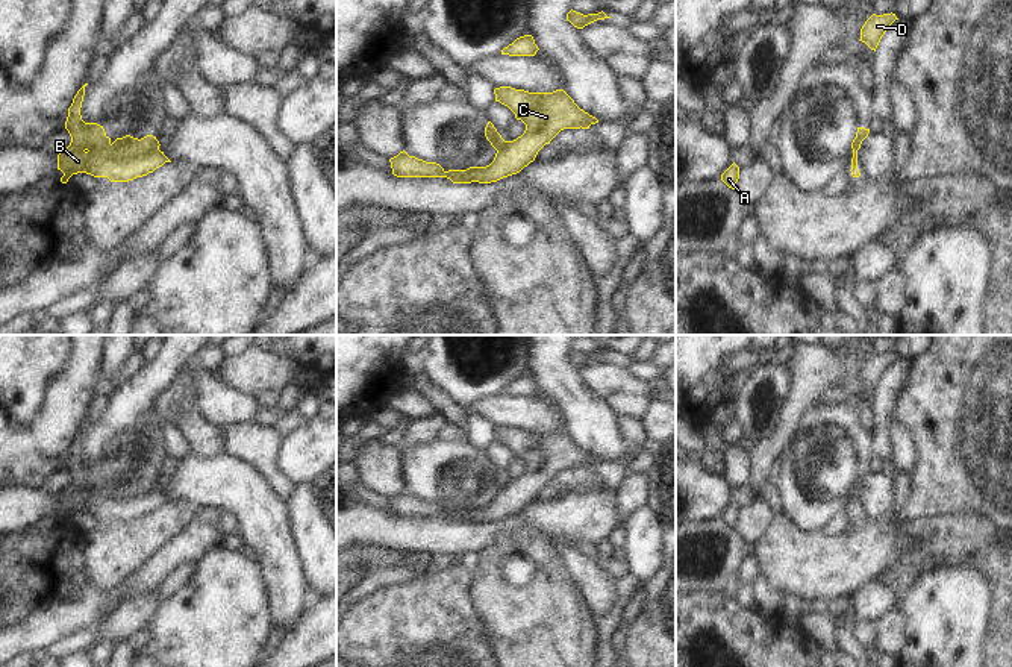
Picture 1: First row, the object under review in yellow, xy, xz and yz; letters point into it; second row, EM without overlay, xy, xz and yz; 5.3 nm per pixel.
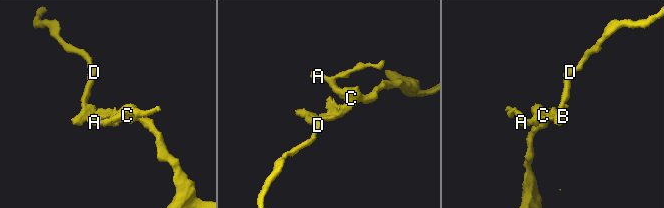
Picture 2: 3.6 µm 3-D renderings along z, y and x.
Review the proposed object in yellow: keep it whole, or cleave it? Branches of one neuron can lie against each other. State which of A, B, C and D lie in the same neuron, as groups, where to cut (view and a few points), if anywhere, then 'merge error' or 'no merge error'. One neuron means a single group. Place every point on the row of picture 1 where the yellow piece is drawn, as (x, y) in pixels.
A B C D | no cut | no merge error

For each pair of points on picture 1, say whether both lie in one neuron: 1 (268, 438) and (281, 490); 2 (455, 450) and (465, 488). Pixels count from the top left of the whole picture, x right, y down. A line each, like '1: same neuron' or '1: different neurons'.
1: same neuron
2: same neuron

